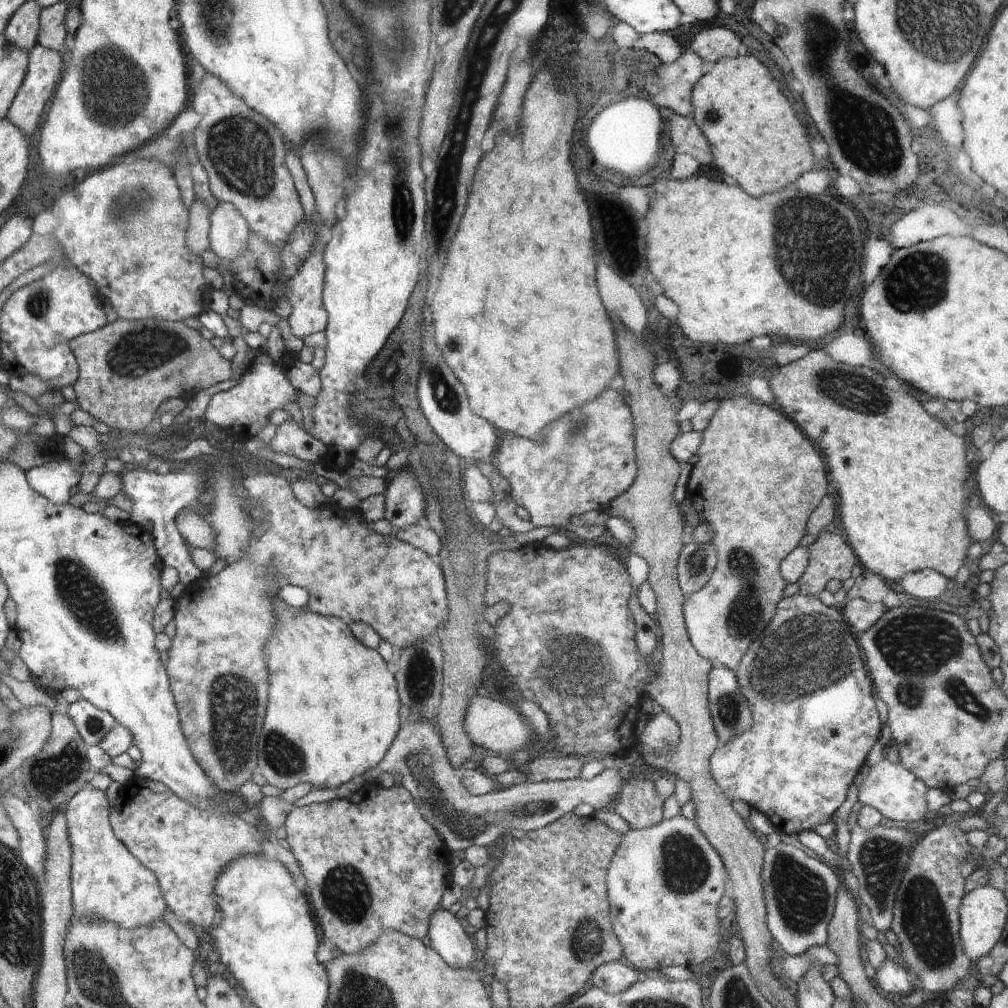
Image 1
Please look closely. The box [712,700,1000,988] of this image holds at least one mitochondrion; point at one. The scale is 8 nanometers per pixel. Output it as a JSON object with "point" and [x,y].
{"point":[925,919]}

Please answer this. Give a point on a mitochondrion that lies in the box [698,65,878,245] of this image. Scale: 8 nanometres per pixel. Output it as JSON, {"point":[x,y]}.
{"point":[711,115]}

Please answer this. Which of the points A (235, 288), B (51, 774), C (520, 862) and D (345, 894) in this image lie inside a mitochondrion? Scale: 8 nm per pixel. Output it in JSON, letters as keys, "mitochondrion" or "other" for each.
{"A":"other","B":"mitochondrion","C":"other","D":"mitochondrion"}

